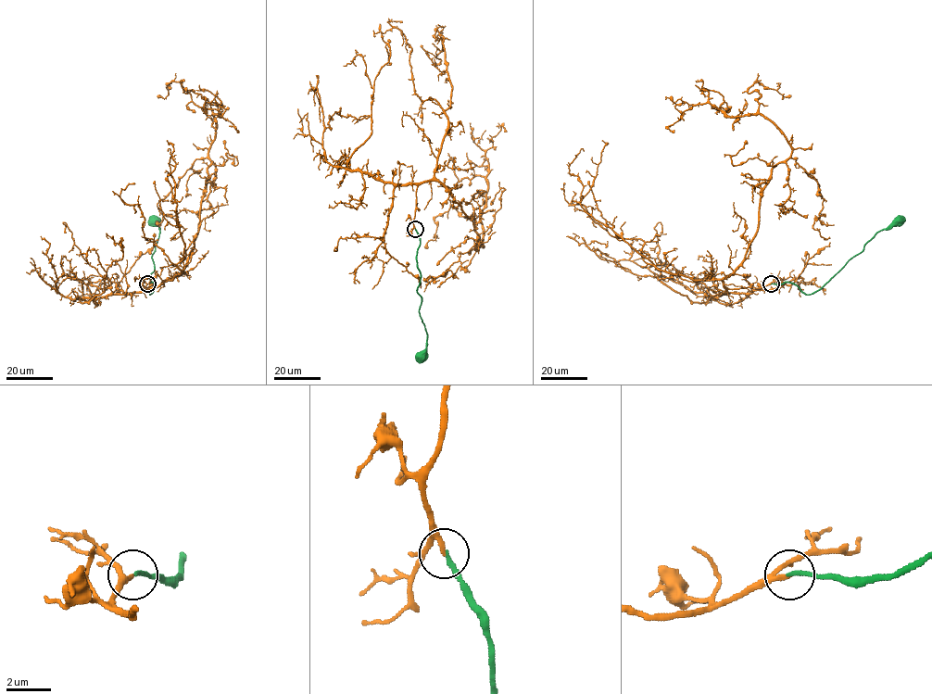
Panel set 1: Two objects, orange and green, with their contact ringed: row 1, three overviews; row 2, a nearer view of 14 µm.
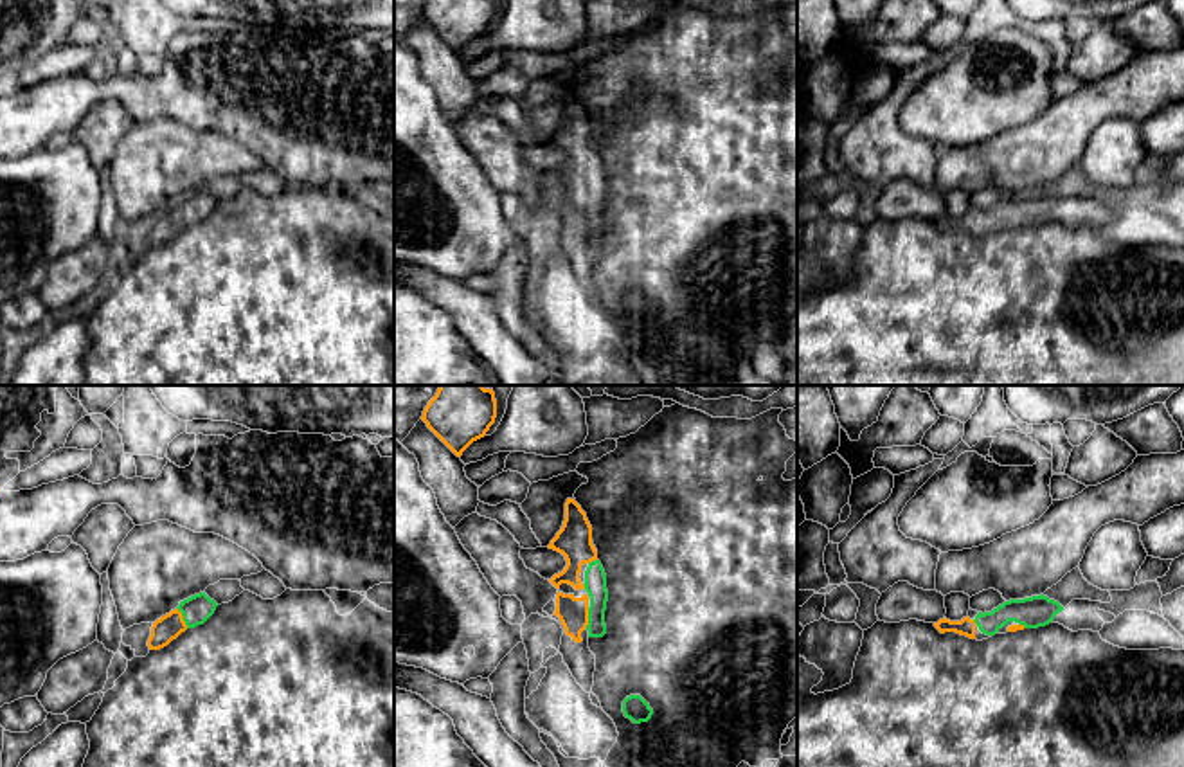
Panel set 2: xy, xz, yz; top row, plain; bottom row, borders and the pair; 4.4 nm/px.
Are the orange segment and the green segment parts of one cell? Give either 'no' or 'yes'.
yes

